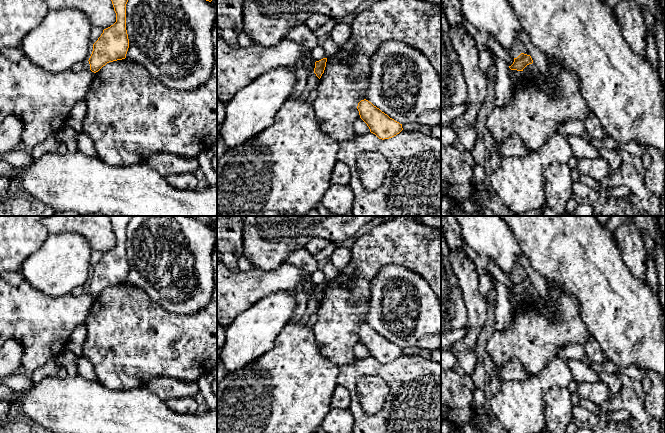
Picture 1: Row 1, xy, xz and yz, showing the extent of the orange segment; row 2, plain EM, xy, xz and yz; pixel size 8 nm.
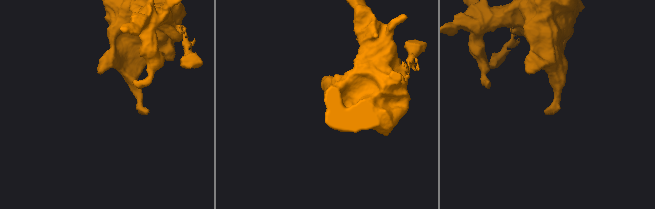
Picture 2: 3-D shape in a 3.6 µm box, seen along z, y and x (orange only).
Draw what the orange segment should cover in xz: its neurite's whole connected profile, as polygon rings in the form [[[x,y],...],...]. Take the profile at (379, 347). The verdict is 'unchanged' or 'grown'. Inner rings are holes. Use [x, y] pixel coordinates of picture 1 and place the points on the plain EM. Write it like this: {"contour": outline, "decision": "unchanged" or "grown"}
{"contour": [[[366,323],[358,327],[357,333],[360,342],[367,348],[370,356],[379,363],[392,362],[403,354],[402,348],[390,342]]], "decision": "unchanged"}

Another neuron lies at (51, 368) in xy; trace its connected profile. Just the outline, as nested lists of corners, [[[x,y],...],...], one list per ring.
[[[50,360],[43,366],[37,368],[33,373],[30,374],[33,383],[38,383],[42,381],[44,378],[49,376],[56,376],[60,365],[56,360]]]

